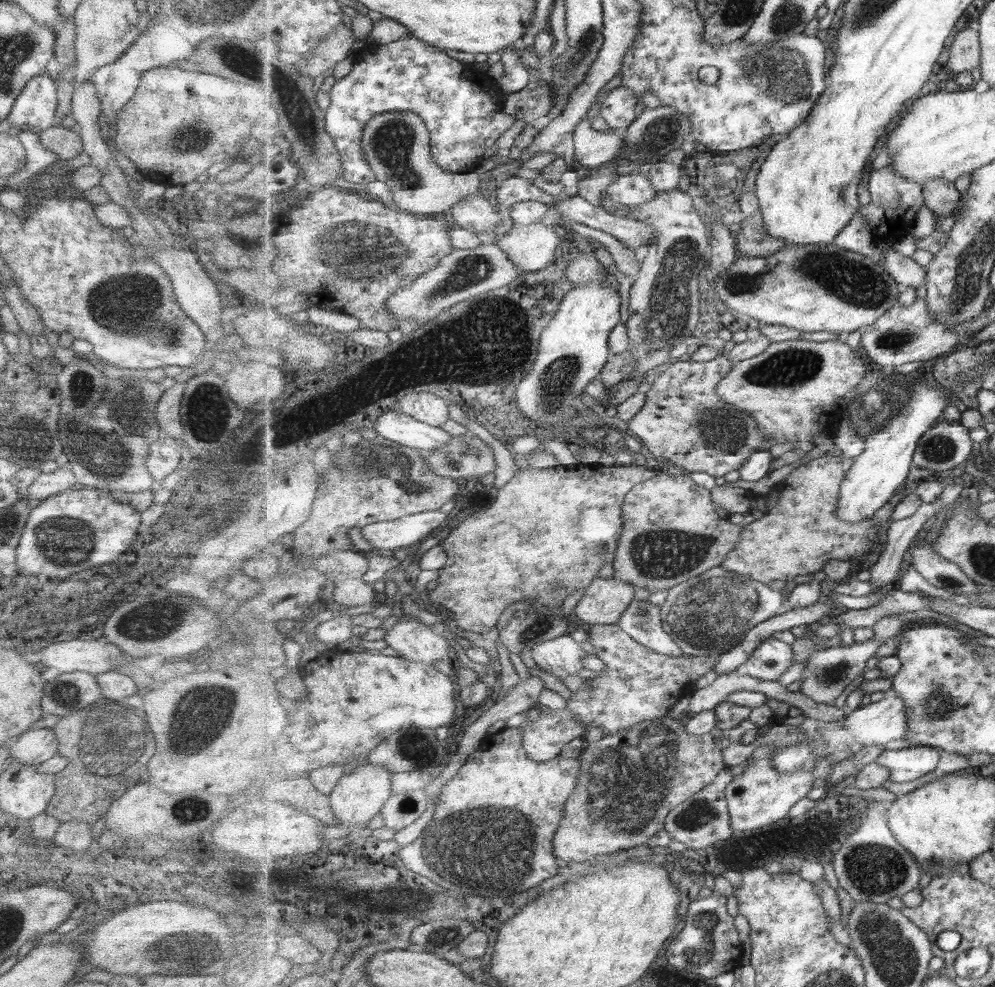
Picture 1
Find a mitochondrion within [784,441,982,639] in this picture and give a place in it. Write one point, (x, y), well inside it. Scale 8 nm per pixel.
(950, 580)

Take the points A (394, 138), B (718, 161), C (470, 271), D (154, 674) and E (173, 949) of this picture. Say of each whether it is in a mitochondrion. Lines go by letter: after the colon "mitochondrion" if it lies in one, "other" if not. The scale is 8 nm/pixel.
A: mitochondrion
B: other
C: mitochondrion
D: other
E: mitochondrion

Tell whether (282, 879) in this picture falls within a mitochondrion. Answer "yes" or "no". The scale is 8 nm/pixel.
no

